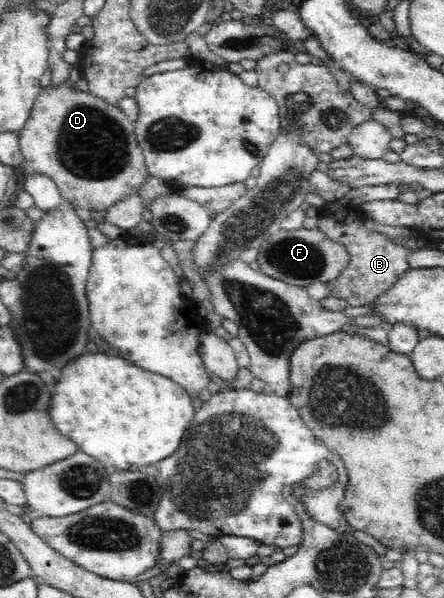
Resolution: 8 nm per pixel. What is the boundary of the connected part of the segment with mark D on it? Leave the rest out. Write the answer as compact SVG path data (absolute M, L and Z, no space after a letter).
M65 82L60 87L52 87L52 84L45 88L45 90L37 97L31 118L28 118L27 124L24 129L19 132L19 146L21 149L22 157L24 158L23 168L25 173L29 174L44 174L48 176L56 185L61 195L71 203L71 206L75 208L86 208L89 211L108 211L112 204L124 200L124 198L130 198L130 196L140 196L144 194L144 182L148 178L149 172L146 168L145 157L143 151L138 145L135 131L134 122L126 116L126 114L117 106L110 105L104 100L97 98L96 95L84 93L73 87L69 87Z

